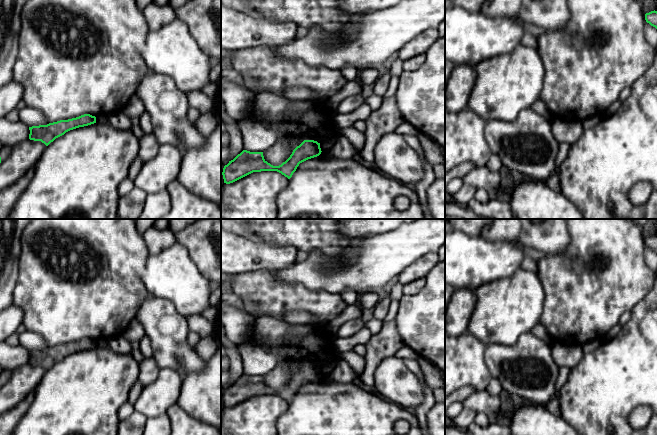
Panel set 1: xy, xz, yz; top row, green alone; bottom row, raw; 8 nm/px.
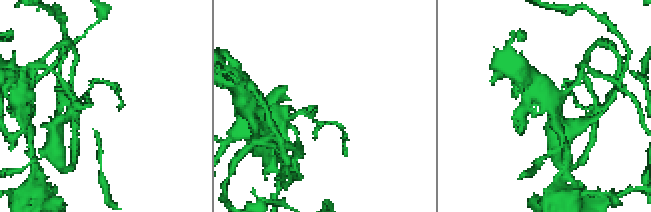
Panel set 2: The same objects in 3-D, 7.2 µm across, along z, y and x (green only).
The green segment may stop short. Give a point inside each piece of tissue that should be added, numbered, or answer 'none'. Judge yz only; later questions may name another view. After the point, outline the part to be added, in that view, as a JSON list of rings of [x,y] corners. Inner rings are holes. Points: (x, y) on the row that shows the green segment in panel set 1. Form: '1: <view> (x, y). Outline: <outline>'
none

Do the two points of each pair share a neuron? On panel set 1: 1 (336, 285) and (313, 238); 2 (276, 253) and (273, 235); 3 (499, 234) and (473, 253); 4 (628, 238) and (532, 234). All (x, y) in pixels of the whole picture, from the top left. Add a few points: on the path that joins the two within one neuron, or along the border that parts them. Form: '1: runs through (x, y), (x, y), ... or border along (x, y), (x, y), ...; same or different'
1: border along (343, 251), (333, 256), (317, 250), (308, 253); different
2: border along (253, 233), (271, 244), (293, 245), (297, 249); different
3: border along (481, 236), (491, 241), (514, 240); different
4: border along (568, 229), (569, 244), (561, 252), (553, 253); different

